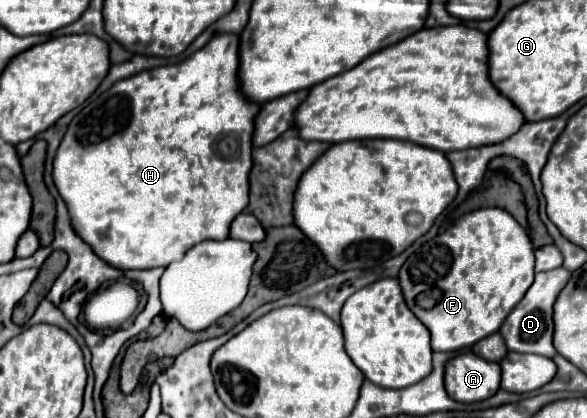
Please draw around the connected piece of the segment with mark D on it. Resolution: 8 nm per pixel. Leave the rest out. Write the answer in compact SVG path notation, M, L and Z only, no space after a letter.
M558 267L554 271L544 271L544 273L536 273L534 283L530 285L530 289L526 291L524 299L510 311L510 315L506 317L506 321L500 327L500 335L504 337L506 345L510 351L518 351L518 353L536 353L536 355L544 355L544 357L554 357L556 349L552 345L552 305L558 297L558 293L562 291L562 287L568 283L570 271L564 267Z

